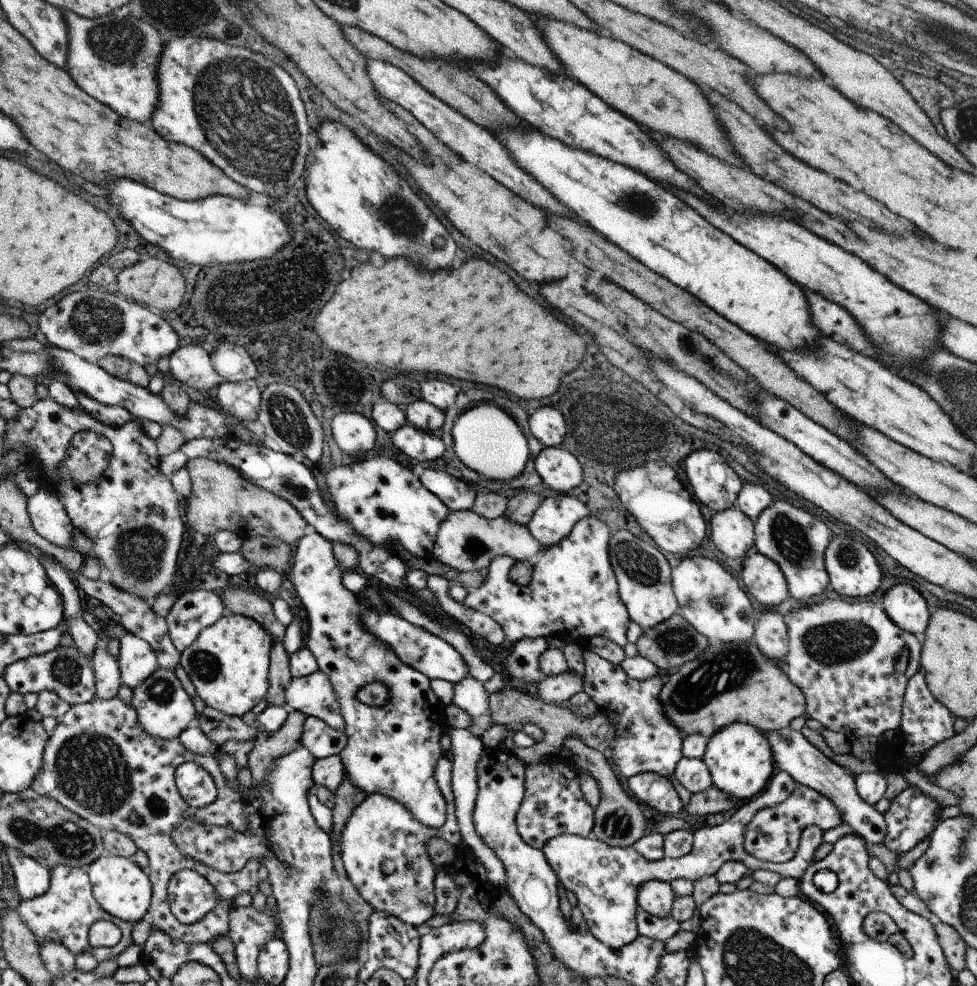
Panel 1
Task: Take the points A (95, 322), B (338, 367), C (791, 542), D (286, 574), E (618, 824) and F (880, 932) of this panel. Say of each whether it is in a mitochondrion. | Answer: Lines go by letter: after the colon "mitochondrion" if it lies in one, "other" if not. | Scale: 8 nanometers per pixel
A: mitochondrion
B: other
C: mitochondrion
D: other
E: mitochondrion
F: other

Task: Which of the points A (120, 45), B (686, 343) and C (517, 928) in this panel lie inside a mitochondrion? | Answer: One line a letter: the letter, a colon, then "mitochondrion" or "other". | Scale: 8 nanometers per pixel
A: mitochondrion
B: mitochondrion
C: other

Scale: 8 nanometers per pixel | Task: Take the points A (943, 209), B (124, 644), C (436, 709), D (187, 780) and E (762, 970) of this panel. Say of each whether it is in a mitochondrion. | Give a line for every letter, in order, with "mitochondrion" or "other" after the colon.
A: other
B: other
C: other
D: other
E: mitochondrion

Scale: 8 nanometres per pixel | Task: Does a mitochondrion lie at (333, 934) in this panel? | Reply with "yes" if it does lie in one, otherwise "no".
yes

